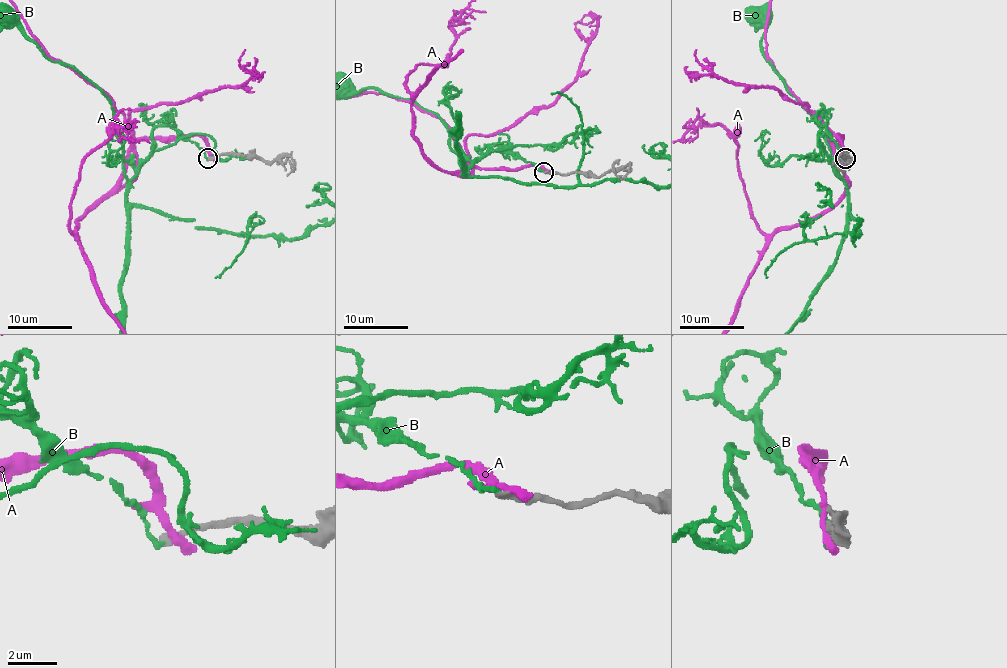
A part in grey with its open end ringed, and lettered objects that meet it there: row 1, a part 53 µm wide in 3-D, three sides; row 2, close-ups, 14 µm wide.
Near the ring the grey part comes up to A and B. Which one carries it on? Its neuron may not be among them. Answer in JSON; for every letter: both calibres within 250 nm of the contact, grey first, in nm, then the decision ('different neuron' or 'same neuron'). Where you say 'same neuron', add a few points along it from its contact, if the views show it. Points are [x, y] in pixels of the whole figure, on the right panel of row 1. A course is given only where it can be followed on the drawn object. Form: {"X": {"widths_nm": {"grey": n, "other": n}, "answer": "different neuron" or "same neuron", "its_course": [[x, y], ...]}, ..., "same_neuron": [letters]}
{"A": {"widths_nm": {"grey": 360, "other": 440}, "answer": "different neuron"}, "B": {"widths_nm": {"grey": 300, "other": 180}, "answer": "different neuron"}, "same_neuron": []}

